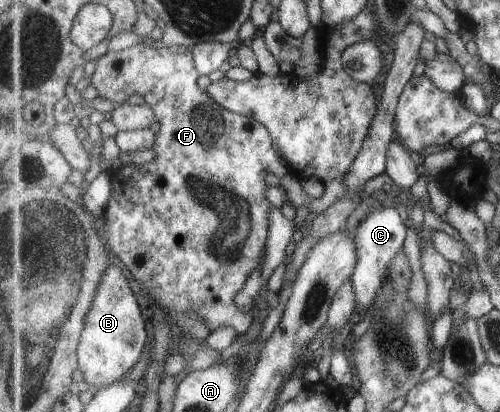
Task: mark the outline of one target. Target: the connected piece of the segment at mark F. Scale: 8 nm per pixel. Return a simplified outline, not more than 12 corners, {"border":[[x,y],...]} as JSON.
{"border":[[190,47],[108,51],[157,157],[110,169],[103,238],[148,303],[243,335],[264,266],[260,121],[198,86]]}

